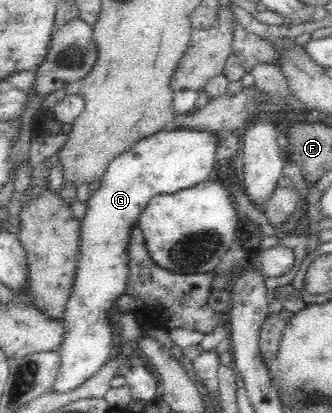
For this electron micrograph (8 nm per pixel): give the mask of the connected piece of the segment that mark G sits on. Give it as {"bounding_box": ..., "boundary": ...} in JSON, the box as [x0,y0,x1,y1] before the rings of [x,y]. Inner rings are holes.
{"bounding_box":[51,129,218,393],"boundary":[[[163,129],[112,160],[100,188],[87,201],[87,211],[80,221],[76,274],[63,314],[64,338],[57,349],[60,370],[51,385],[52,391],[70,393],[82,387],[116,350],[111,345],[114,330],[108,316],[118,296],[125,293],[129,273],[128,242],[133,224],[152,197],[176,193],[214,177],[218,146],[216,133]]]}

